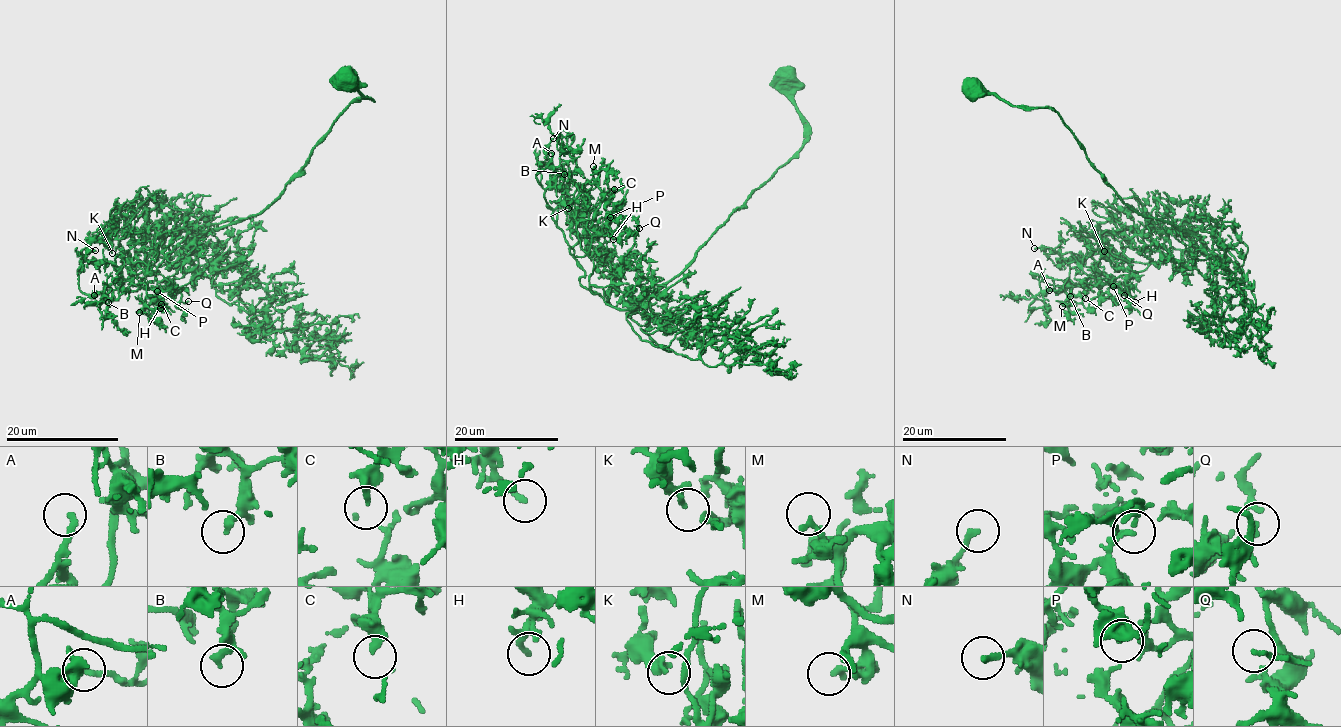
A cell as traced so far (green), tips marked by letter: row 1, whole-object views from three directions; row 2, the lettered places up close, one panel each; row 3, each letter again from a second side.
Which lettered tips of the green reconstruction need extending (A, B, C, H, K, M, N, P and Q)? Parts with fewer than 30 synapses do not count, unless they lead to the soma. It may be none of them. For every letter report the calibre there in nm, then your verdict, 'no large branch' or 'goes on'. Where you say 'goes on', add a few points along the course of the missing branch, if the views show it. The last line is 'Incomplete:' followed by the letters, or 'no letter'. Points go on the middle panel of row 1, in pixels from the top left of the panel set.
A: 200 nm thick; goes on; missing branch runs (551, 153), (555, 145), (541, 148), (536, 141), (533, 145), (532, 140)
B: 170 nm thick; no large branch
C: 300 nm thick; no large branch
H: 180 nm thick; no large branch
K: 300 nm thick; no large branch
M: 200 nm thick; no large branch
N: 200 nm thick; no large branch
P: 150 nm thick; no large branch
Q: 160 nm thick; no large branch
Incomplete: A

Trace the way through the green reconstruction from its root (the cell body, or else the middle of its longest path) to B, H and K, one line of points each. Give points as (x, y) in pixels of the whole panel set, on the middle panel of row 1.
B: (785, 77), (805, 144), (661, 284), (629, 287), (573, 256), (536, 176), (567, 148), (564, 174)
H: (785, 77), (805, 144), (680, 273), (657, 286), (629, 287), (601, 260), (597, 232), (605, 227), (613, 239)
K: (785, 77), (805, 144), (669, 280), (629, 287), (603, 277), (586, 240), (566, 224), (566, 201), (568, 208)

